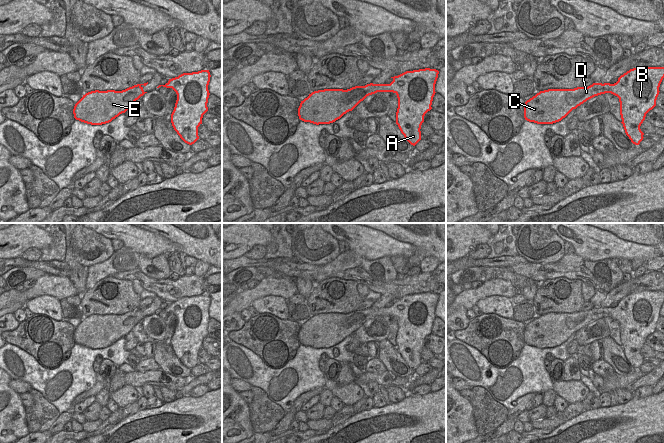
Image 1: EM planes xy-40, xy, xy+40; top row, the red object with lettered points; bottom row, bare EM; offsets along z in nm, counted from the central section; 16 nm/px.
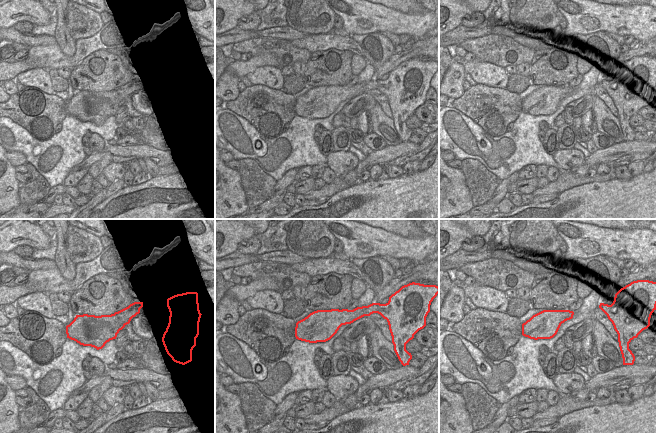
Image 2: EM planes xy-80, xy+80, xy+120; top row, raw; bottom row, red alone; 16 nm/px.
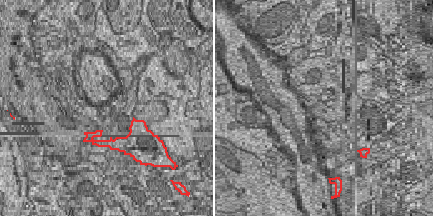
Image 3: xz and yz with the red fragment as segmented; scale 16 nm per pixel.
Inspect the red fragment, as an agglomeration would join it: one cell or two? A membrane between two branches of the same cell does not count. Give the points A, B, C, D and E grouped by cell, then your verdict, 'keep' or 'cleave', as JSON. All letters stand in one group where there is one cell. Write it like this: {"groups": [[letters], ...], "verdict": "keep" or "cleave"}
{"groups": [["A", "B"], ["C", "D", "E"]], "verdict": "cleave"}

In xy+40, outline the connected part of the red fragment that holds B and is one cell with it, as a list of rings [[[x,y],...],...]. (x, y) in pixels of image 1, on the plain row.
[[[642,291],[630,293],[616,307],[607,308],[608,317],[619,322],[621,347],[635,369],[644,362],[640,350],[646,338],[656,330],[663,302],[664,291]]]

